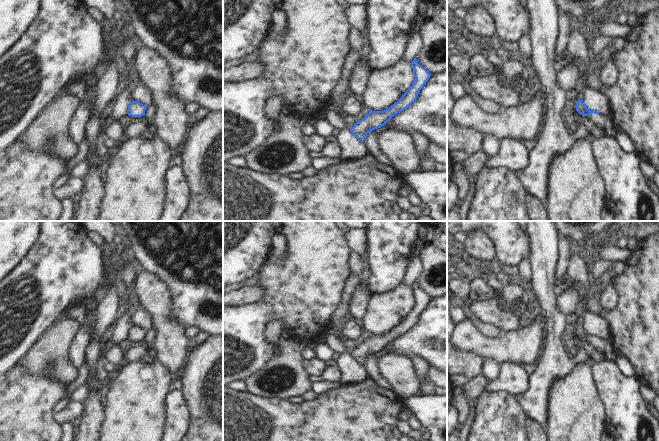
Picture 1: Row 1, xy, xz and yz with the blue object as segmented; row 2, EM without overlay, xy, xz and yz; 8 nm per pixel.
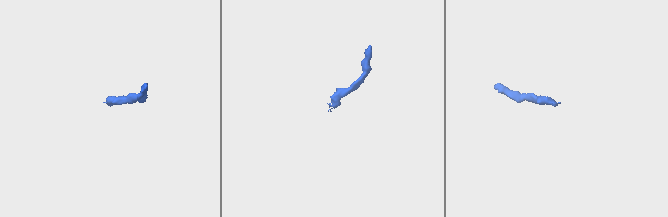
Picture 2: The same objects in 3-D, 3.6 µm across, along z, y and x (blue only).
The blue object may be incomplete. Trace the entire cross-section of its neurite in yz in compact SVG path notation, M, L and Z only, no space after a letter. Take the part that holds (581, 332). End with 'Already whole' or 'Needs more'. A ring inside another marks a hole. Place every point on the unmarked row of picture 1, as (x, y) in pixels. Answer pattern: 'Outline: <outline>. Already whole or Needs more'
Outline: M576 325L576 335L587 340L596 350L603 353L607 358L616 358L618 353L613 349L610 339L603 339L598 335L589 334L582 325Z. Needs more.

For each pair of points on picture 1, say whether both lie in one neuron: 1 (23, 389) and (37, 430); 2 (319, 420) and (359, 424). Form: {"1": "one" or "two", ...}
{"1": "one", "2": "one"}

